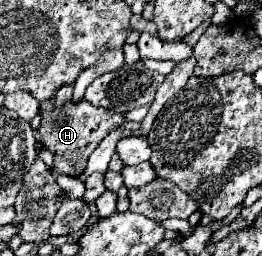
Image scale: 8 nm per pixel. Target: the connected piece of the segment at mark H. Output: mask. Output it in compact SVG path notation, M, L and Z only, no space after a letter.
M47 99L47 103L41 103L41 125L37 127L37 145L45 147L53 153L53 167L51 171L55 175L69 175L79 177L85 171L89 155L97 149L97 145L107 137L113 129L117 129L125 117L117 111L107 111L103 107L95 107L81 101L67 101L61 107L55 107L53 99Z

